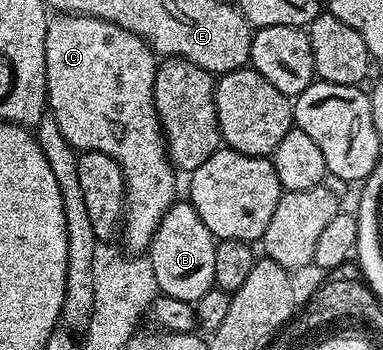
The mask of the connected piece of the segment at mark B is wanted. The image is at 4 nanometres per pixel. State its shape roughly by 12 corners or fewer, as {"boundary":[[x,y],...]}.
{"boundary":[[176,200],[149,250],[160,294],[216,288],[216,237]]}

